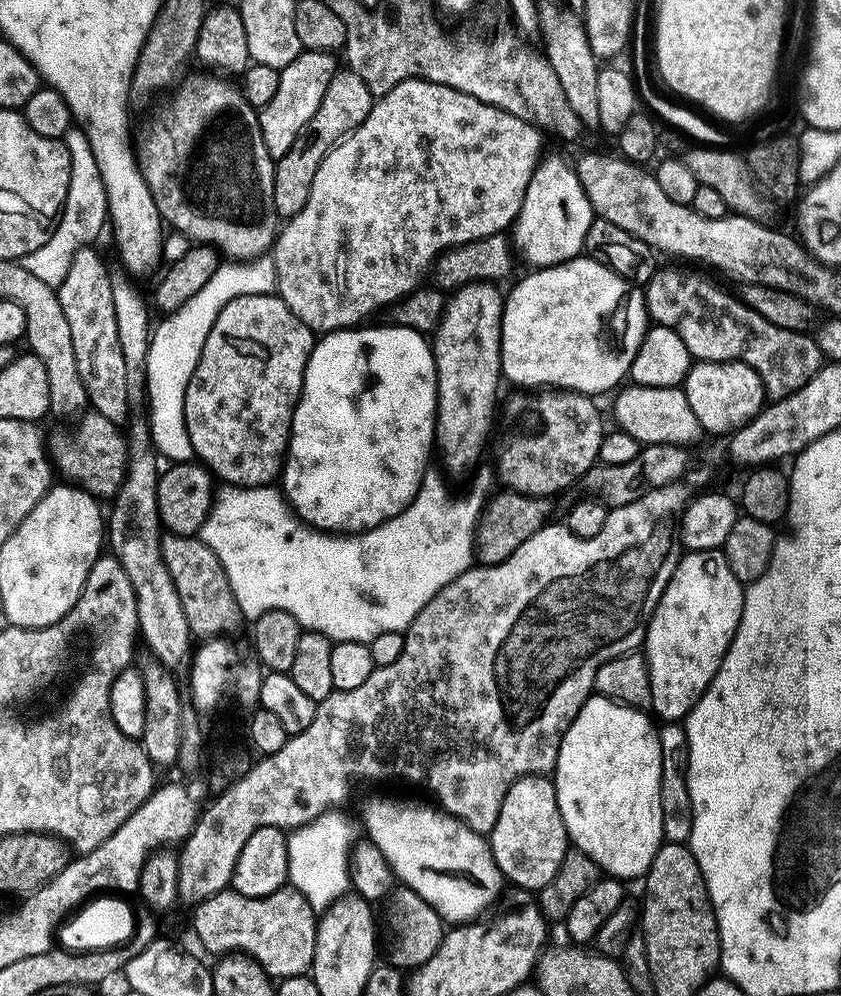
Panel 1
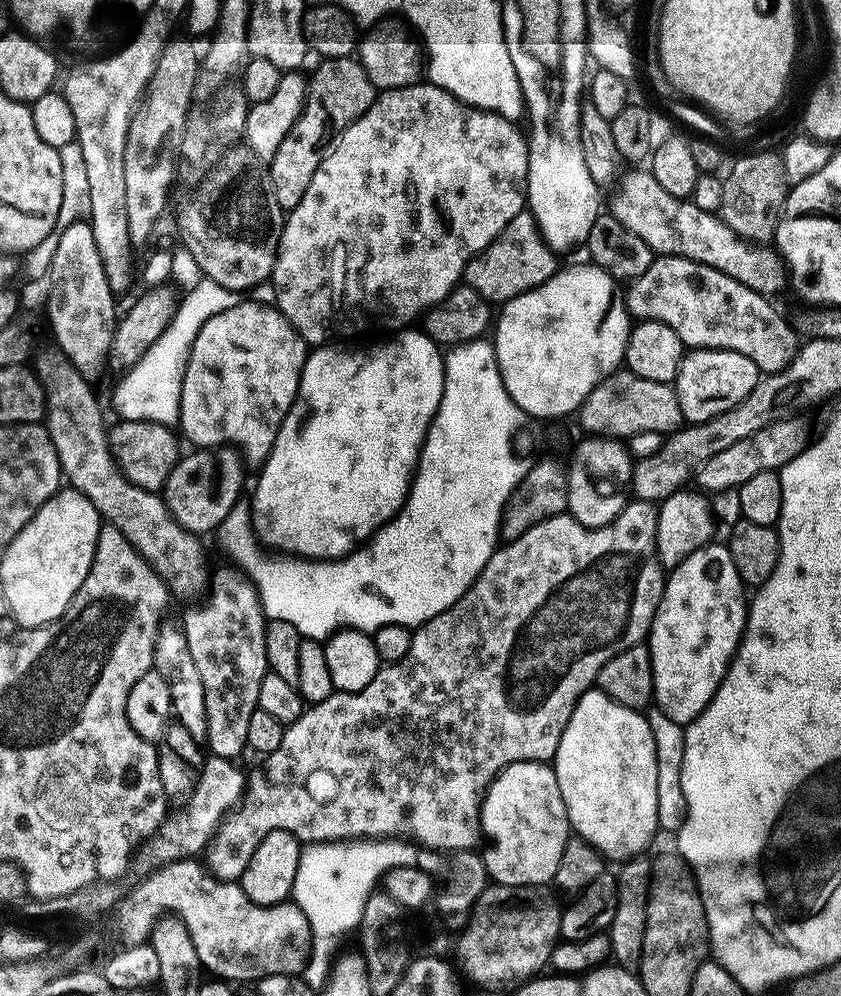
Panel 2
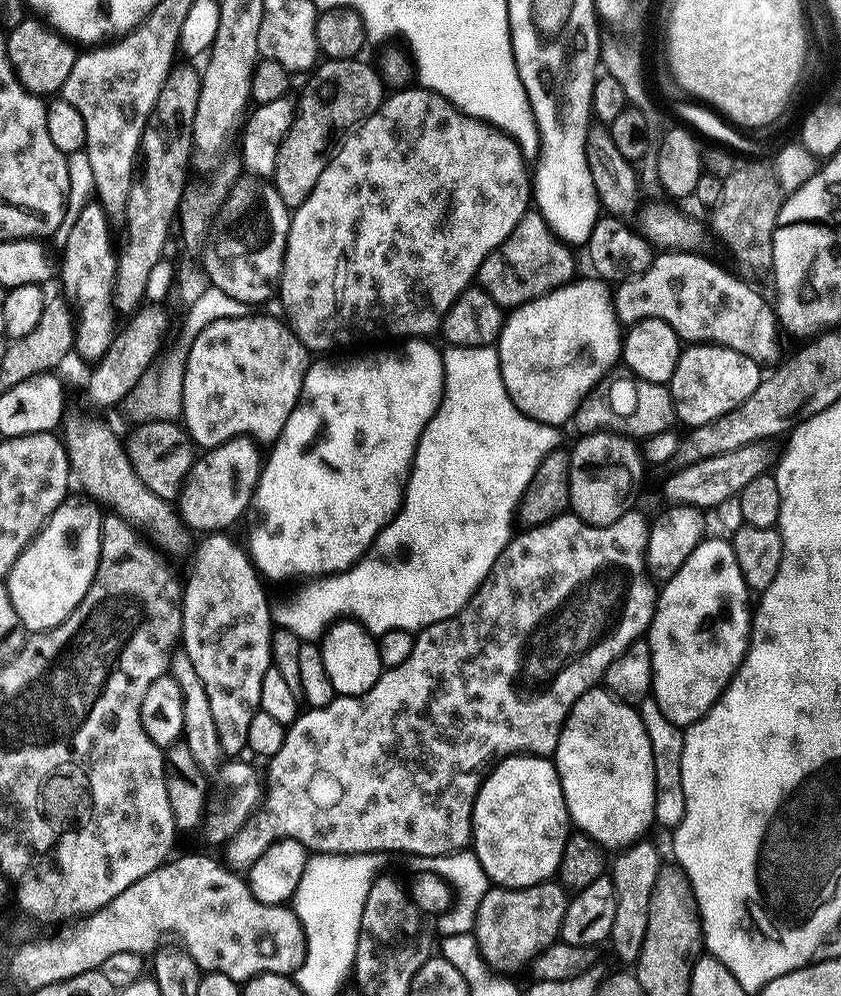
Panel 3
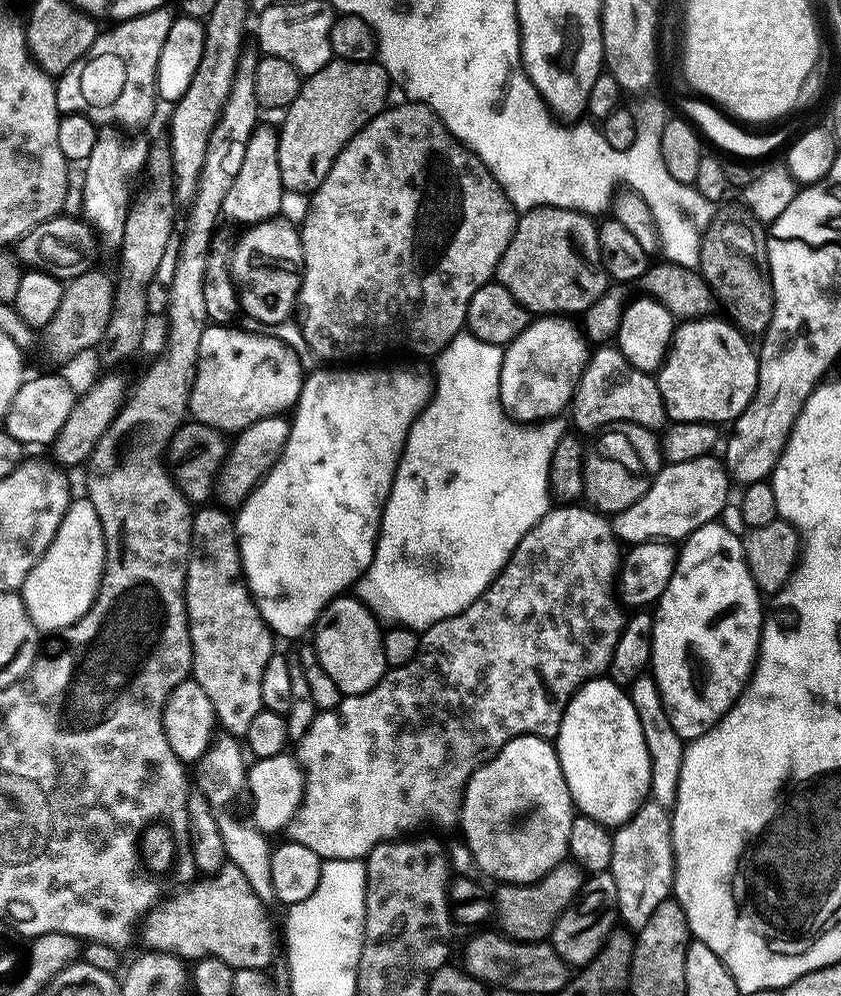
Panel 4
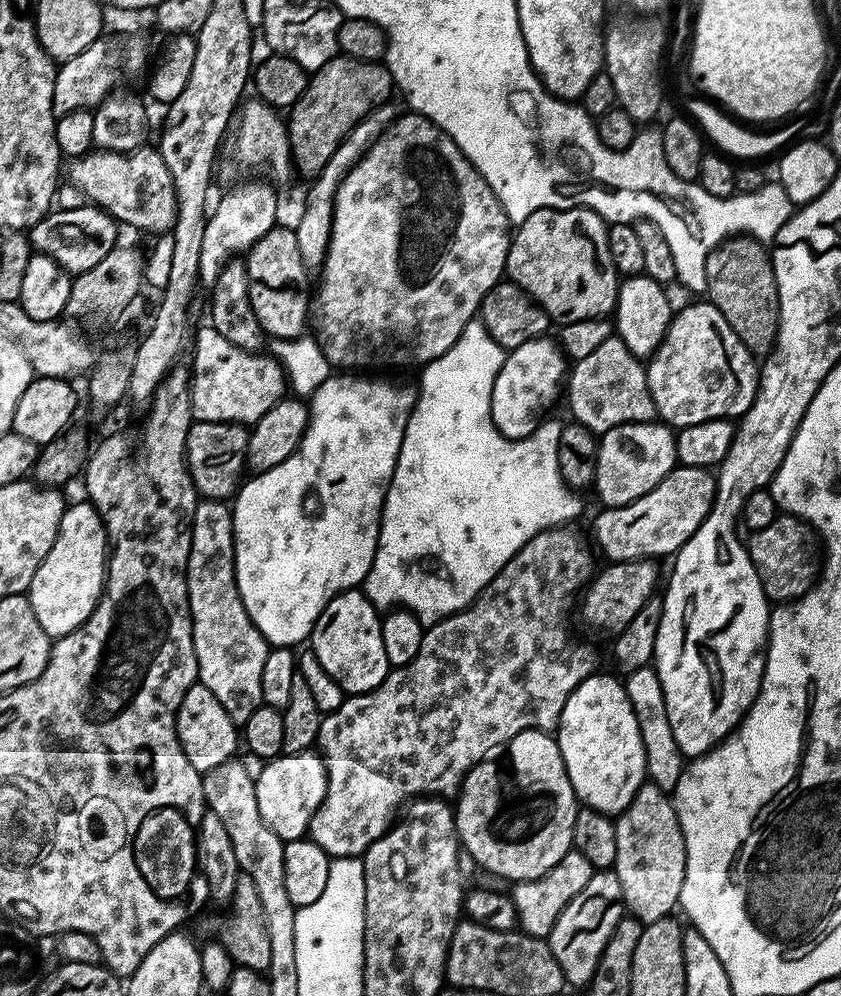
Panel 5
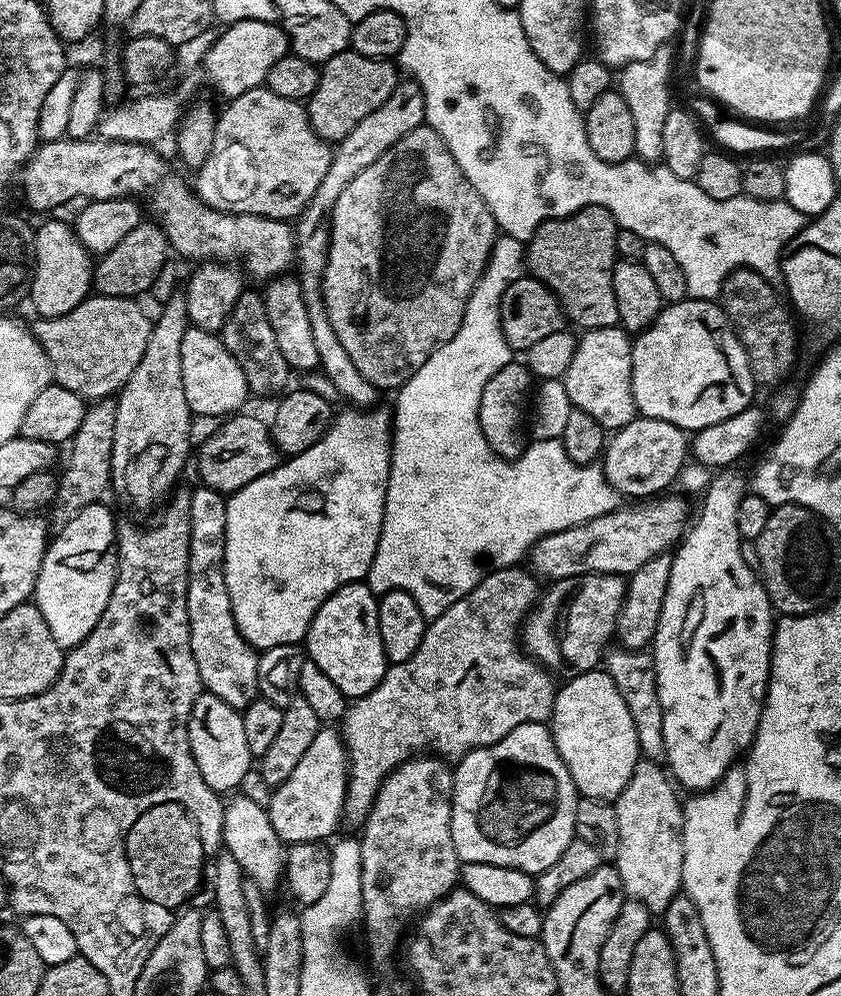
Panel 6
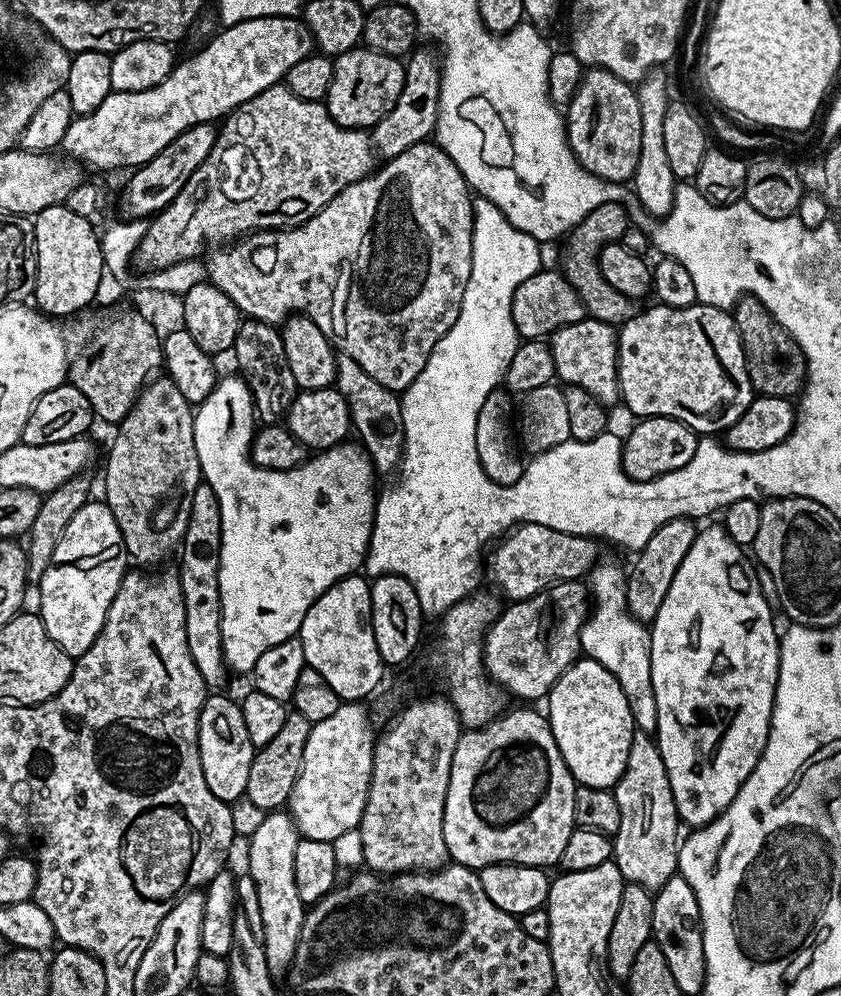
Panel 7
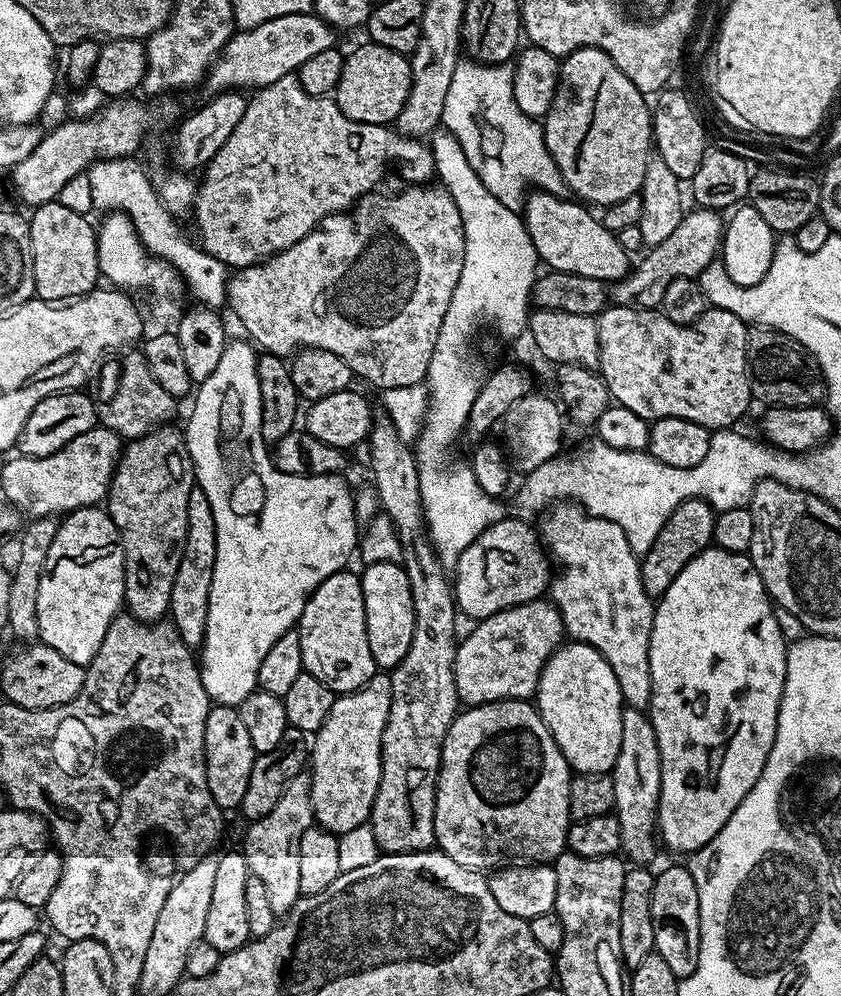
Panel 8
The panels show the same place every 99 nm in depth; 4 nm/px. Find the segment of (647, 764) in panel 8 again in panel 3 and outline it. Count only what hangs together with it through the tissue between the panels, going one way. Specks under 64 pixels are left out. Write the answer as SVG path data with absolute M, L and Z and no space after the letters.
M641 838L635 844L629 844L617 855L620 857L610 864L610 875L616 891L616 909L610 945L612 944L613 950L624 963L621 965L624 966L635 965L638 954L642 950L650 914L650 894L654 894L654 882L662 867L659 850L646 841L647 839Z

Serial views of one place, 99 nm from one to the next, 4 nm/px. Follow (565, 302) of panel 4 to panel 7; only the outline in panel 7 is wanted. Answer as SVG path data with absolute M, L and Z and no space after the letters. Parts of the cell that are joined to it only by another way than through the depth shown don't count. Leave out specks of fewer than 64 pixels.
M606 202L590 210L590 214L586 214L582 223L567 233L568 245L564 248L564 265L562 265L565 278L576 287L578 298L582 298L585 313L593 320L613 326L625 324L627 320L634 318L638 311L637 301L618 294L614 286L603 283L600 278L600 251L608 244L620 241L626 229L630 227L630 220L624 210L626 210L624 204L614 202Z

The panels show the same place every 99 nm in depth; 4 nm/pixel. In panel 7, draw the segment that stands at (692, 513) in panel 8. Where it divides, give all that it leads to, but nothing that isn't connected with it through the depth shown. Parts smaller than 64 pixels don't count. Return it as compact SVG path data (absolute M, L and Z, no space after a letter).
M689 517L674 518L658 530L646 542L646 546L641 548L636 560L632 564L632 569L627 569L626 575L626 602L630 614L635 620L642 624L651 625L655 620L658 610L662 610L662 602L666 602L666 590L670 590L670 582L674 582L674 574L678 574L678 566L682 566L682 558L690 551L690 546L694 546L694 538L698 531L697 525Z

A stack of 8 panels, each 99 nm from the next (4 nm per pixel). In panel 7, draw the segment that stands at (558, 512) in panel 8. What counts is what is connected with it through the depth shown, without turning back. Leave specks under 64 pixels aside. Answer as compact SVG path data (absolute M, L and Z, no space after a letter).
M600 562L592 569L586 584L594 603L588 620L582 626L580 647L587 659L606 666L606 670L614 674L618 686L622 686L622 694L626 694L637 729L652 734L658 722L658 702L654 702L654 682L650 674L652 633L649 625L640 623L630 614L626 602L627 581L625 569L620 569L616 564Z

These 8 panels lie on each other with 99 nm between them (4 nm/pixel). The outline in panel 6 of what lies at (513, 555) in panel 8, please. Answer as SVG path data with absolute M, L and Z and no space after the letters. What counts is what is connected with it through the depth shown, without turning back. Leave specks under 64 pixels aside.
M672 495L652 498L647 502L632 502L629 508L621 506L585 524L542 537L530 550L531 571L537 577L545 576L548 582L571 576L588 576L592 572L625 578L631 576L642 562L667 553L685 535L690 524L688 504L683 495Z

